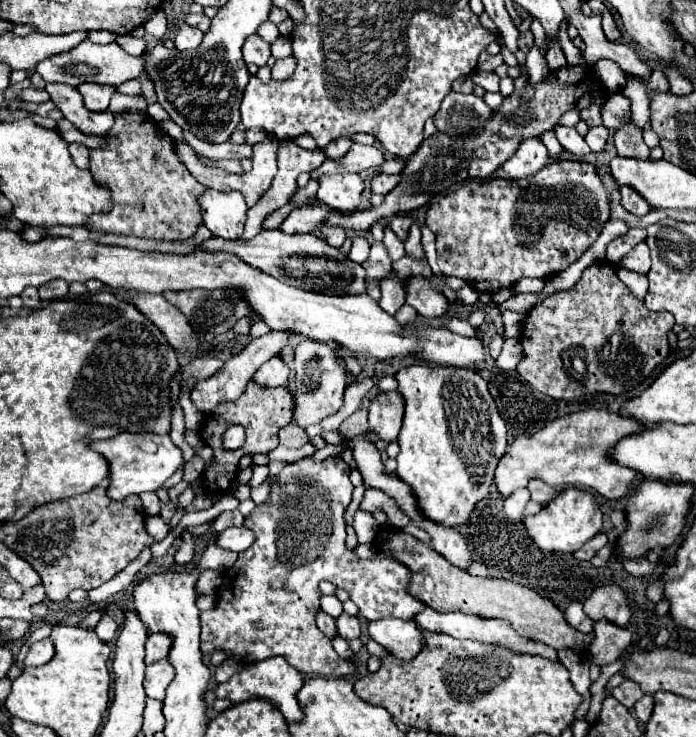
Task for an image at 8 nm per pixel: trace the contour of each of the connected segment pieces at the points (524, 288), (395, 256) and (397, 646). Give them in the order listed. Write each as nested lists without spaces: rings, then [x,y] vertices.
[[[522,279],[518,285],[514,285],[514,291],[518,293],[540,293],[544,289],[544,283],[538,283],[538,279]]]
[[[388,226],[384,230],[383,243],[393,262],[402,258],[406,253],[403,241]]]
[[[394,617],[370,621],[368,633],[376,643],[386,647],[394,657],[402,661],[410,661],[410,657],[416,657],[424,637],[414,619],[394,619]]]

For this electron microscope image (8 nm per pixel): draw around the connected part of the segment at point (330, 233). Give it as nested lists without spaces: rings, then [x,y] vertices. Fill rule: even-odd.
[[[326,229],[326,243],[332,247],[340,247],[346,239],[346,233],[342,233],[342,229]]]

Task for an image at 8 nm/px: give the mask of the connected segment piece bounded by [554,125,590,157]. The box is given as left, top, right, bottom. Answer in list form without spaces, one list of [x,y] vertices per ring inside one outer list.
[[[558,125],[554,131],[556,131],[556,137],[558,137],[560,145],[568,153],[572,153],[574,157],[586,157],[586,155],[590,155],[590,147],[586,145],[586,141],[578,135],[578,131],[574,127],[560,127]]]

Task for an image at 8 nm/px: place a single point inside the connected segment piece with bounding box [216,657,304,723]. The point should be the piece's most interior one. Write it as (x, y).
(273, 679)

